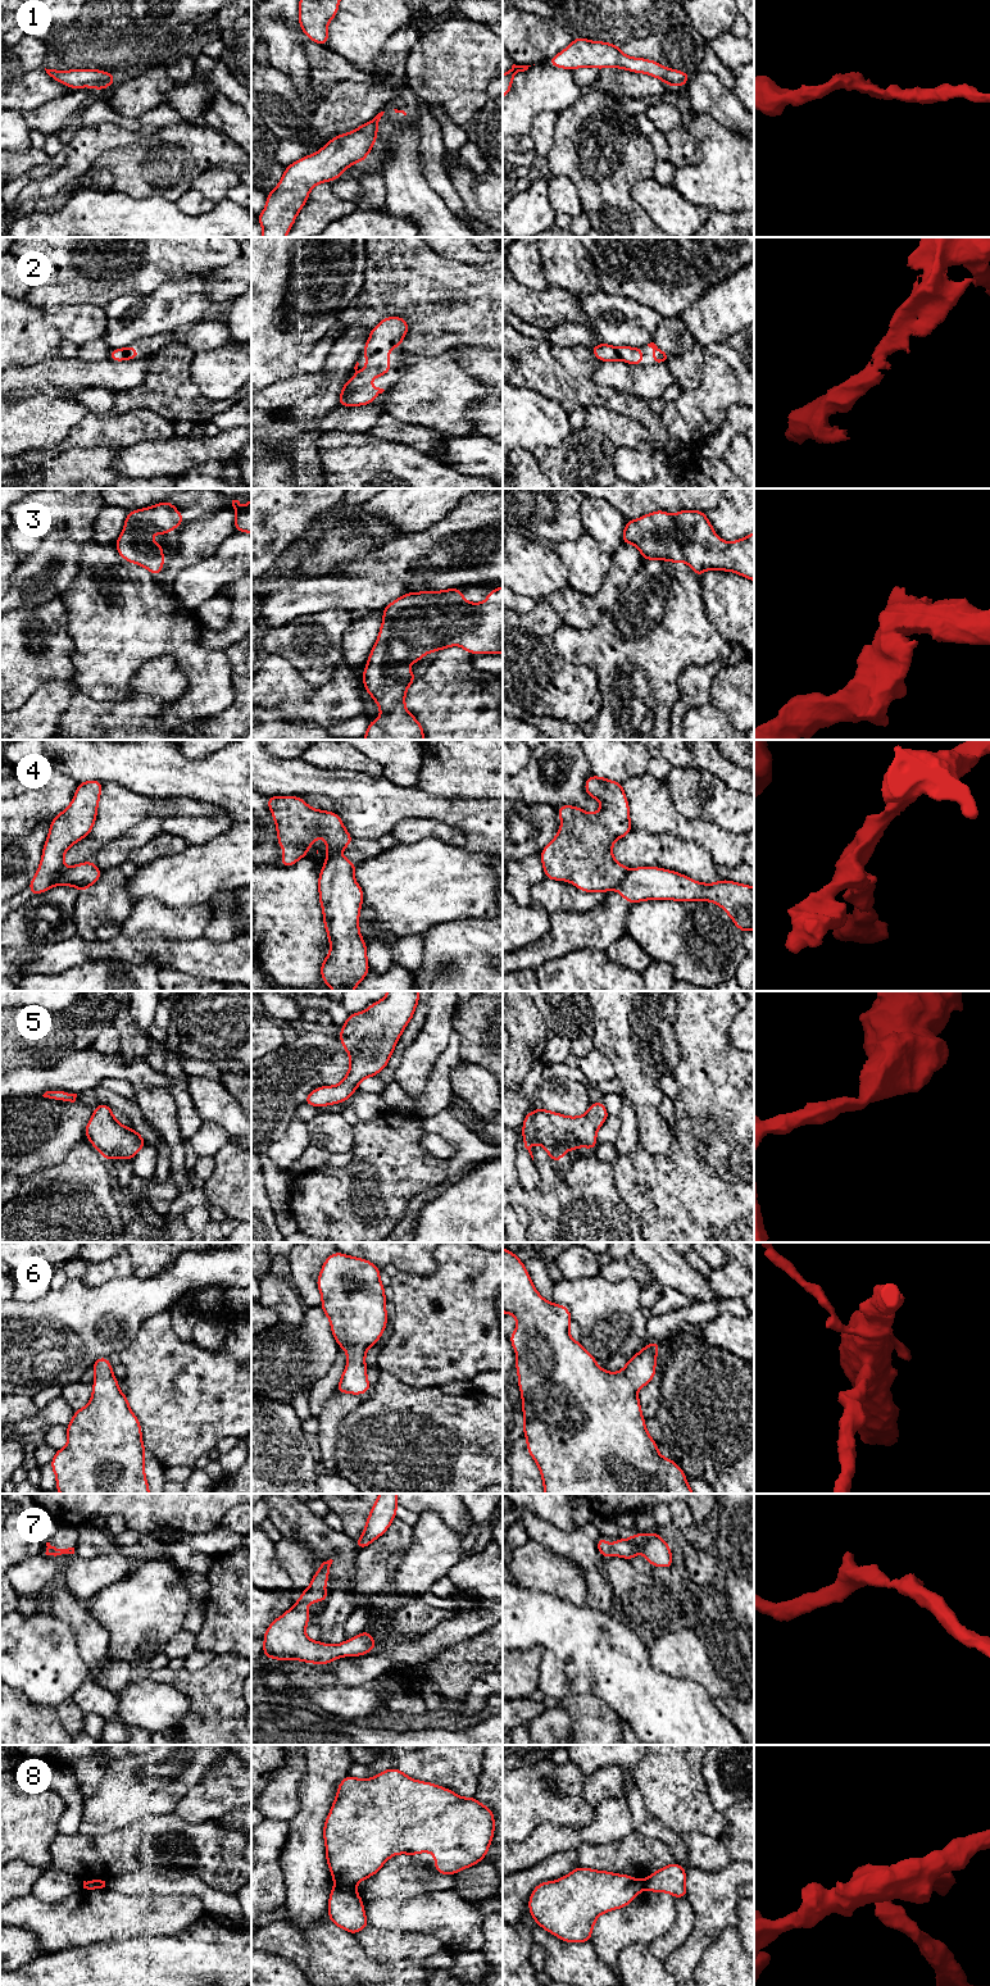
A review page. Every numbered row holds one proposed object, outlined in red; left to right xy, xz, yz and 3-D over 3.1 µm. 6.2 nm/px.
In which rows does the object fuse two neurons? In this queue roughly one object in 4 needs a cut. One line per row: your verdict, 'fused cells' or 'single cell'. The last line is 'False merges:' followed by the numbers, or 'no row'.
1: single cell
2: single cell
3: single cell
4: fused cells
5: single cell
6: single cell
7: single cell
8: fused cells
False merges: 4, 8

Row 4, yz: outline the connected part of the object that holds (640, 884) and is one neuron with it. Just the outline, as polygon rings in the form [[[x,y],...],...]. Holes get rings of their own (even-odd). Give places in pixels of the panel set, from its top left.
[[[658,867],[627,869],[623,881],[616,889],[626,901],[635,904],[644,900],[710,901],[718,904],[741,931],[754,931],[754,887],[719,880],[717,883],[700,883],[675,871]]]

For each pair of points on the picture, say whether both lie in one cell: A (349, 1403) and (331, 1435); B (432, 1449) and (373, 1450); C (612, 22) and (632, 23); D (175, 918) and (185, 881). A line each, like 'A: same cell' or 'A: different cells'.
A: same cell
B: same cell
C: same cell
D: different cells

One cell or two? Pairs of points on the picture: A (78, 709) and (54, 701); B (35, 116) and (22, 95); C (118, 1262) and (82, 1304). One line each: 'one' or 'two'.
A: two
B: two
C: two

